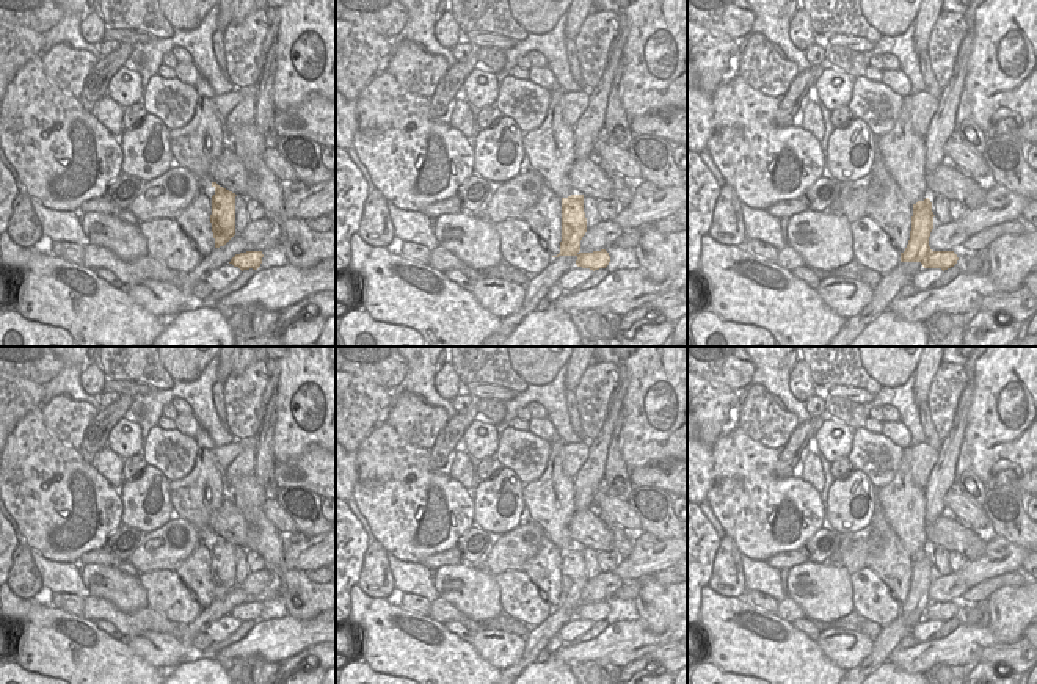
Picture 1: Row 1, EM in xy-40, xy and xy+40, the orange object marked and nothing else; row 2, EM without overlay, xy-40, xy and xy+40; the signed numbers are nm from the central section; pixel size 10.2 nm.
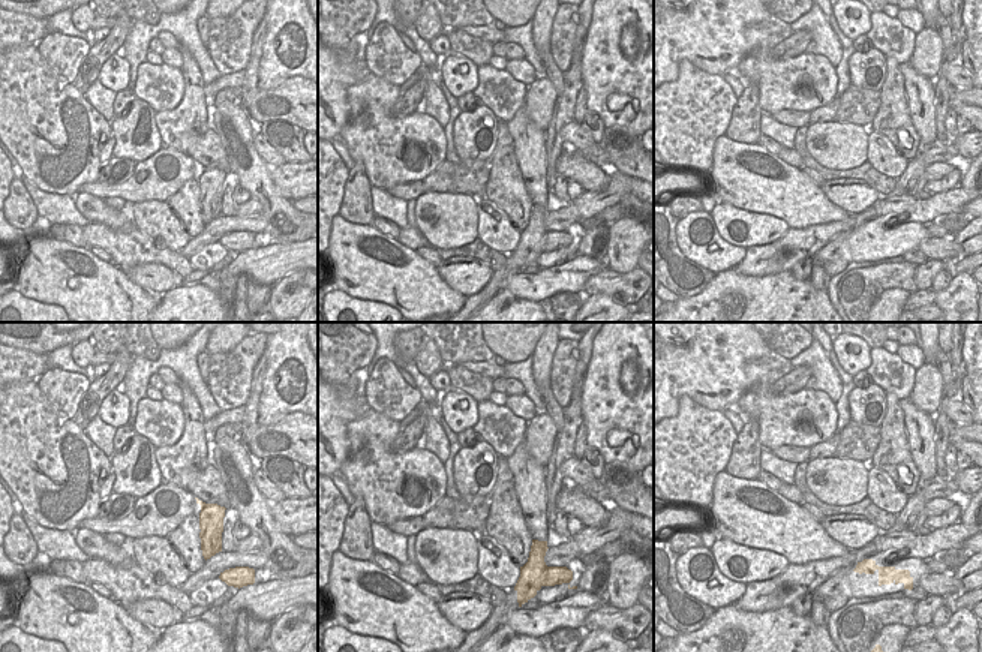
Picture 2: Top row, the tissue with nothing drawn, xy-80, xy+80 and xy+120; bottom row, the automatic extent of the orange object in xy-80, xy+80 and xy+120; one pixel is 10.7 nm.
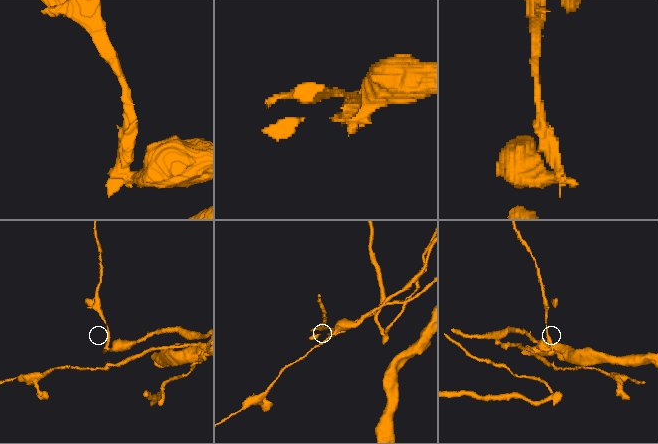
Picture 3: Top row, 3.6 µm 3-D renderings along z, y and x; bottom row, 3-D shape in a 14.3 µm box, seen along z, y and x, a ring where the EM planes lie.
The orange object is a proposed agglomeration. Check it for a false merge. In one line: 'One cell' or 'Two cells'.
Two cells.

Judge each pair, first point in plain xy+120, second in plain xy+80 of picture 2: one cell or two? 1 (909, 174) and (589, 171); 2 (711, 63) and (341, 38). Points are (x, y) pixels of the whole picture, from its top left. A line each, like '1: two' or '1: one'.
1: two
2: two

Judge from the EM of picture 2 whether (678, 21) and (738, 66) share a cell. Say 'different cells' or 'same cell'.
different cells

